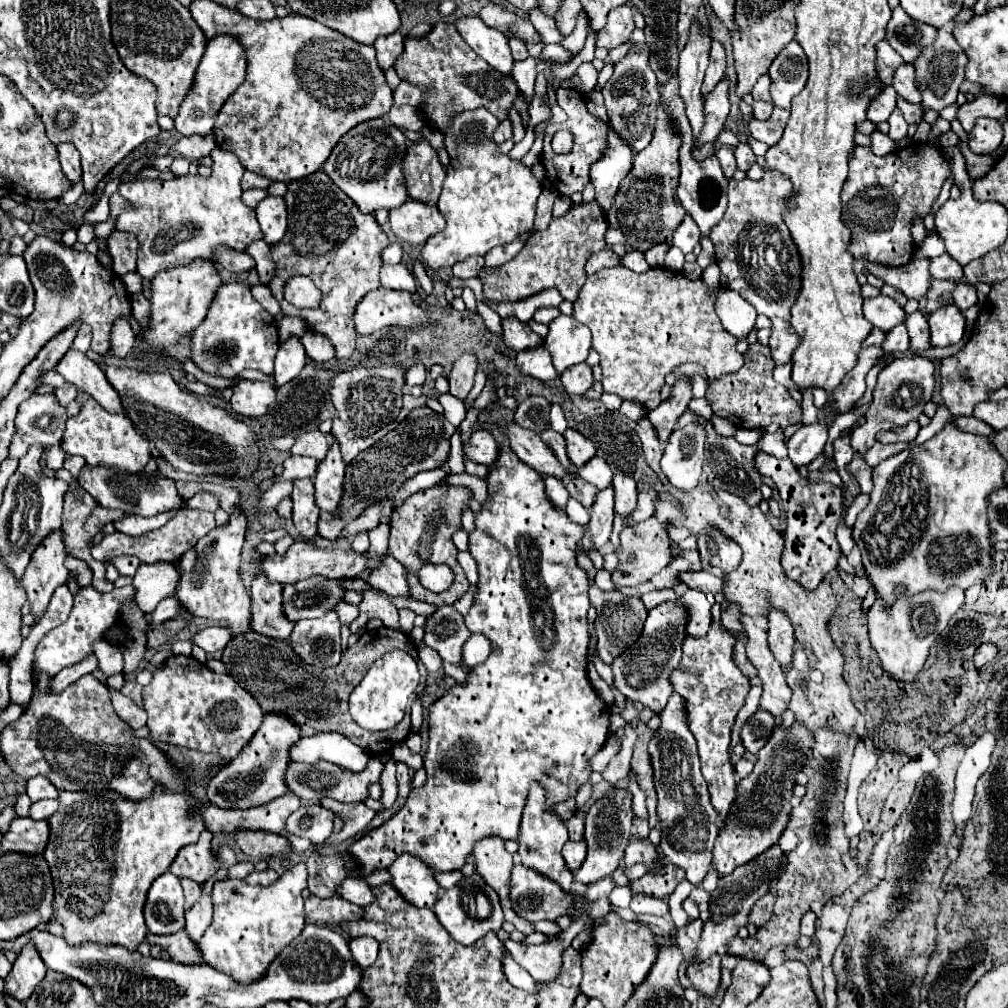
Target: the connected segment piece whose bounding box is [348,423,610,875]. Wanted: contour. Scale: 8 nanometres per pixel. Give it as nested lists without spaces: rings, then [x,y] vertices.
[[[492,423],[488,427],[488,433],[494,437],[496,445],[498,445],[498,459],[492,463],[488,475],[486,475],[486,483],[488,483],[488,499],[482,503],[480,513],[474,515],[474,531],[470,533],[470,541],[468,541],[468,551],[474,557],[476,565],[478,565],[478,589],[474,593],[474,603],[470,607],[470,611],[464,617],[466,627],[472,633],[482,633],[484,637],[490,639],[492,643],[492,651],[490,657],[482,663],[476,665],[468,671],[466,681],[464,683],[454,683],[438,701],[434,701],[428,709],[428,751],[424,755],[424,769],[426,769],[426,783],[418,789],[412,789],[412,793],[408,795],[404,807],[392,815],[392,819],[388,819],[384,825],[366,831],[360,839],[356,839],[348,853],[356,857],[356,861],[360,863],[360,869],[364,875],[372,873],[374,869],[386,869],[390,867],[390,863],[394,863],[394,859],[398,855],[402,855],[404,851],[418,855],[420,859],[424,859],[424,863],[434,869],[434,871],[456,871],[466,863],[466,857],[472,853],[472,847],[476,841],[484,839],[484,837],[492,837],[498,835],[502,839],[518,839],[518,831],[520,831],[520,817],[522,817],[522,809],[526,805],[526,795],[528,795],[528,787],[532,783],[532,779],[536,783],[540,783],[546,791],[546,799],[548,799],[548,807],[572,799],[576,797],[576,791],[580,785],[584,785],[592,773],[588,759],[592,755],[596,755],[602,745],[608,739],[608,723],[610,723],[610,707],[598,697],[598,693],[592,689],[588,675],[586,675],[586,653],[588,653],[588,641],[590,641],[590,627],[588,627],[588,575],[582,567],[578,567],[576,563],[576,553],[574,547],[576,543],[584,537],[584,527],[578,523],[572,523],[566,515],[566,511],[558,509],[544,491],[544,481],[538,475],[538,471],[534,471],[532,467],[528,467],[526,463],[522,463],[510,449],[508,445],[508,435],[504,433],[504,429],[500,429],[496,423]]]

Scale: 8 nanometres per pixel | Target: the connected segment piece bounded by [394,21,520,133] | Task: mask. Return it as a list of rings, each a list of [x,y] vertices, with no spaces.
[[[446,21],[436,23],[434,29],[420,39],[408,37],[404,41],[404,53],[396,59],[394,69],[402,81],[422,87],[424,103],[420,107],[420,115],[430,129],[440,133],[446,131],[452,117],[478,107],[486,107],[498,121],[504,121],[520,95],[512,75],[494,71],[494,67],[466,45],[466,41],[458,35],[456,25]]]

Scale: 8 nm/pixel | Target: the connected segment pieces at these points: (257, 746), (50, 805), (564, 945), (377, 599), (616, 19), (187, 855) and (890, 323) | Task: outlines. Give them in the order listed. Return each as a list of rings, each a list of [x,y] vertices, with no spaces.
[[[264,715],[264,723],[254,739],[242,749],[242,755],[232,759],[218,775],[210,781],[206,797],[210,803],[222,809],[250,809],[264,805],[276,797],[282,797],[286,787],[286,763],[290,763],[290,747],[302,737],[300,727],[286,719],[286,715]]]
[[[42,799],[30,805],[30,819],[48,819],[54,811],[58,809],[58,801],[56,799]]]
[[[578,915],[578,919],[574,919],[572,925],[566,931],[562,931],[558,939],[548,943],[546,947],[544,943],[542,945],[520,945],[516,941],[506,941],[504,945],[512,953],[514,961],[534,977],[534,981],[546,983],[546,981],[556,979],[560,965],[562,965],[562,951],[570,947],[572,939],[580,931],[592,927],[592,923],[594,921],[588,915]]]
[[[366,591],[362,603],[358,605],[358,617],[350,623],[350,631],[356,633],[360,627],[366,625],[370,617],[380,617],[384,627],[394,627],[398,629],[398,609],[390,603],[390,597],[384,591]]]
[[[622,5],[608,15],[606,27],[598,33],[596,37],[596,47],[604,49],[614,49],[630,41],[630,35],[634,31],[634,19],[632,19],[632,7]]]
[[[202,831],[200,839],[192,845],[182,847],[178,859],[170,865],[170,871],[178,877],[188,877],[196,883],[206,883],[218,871],[218,859],[214,859],[212,851],[212,833]]]
[[[878,295],[878,297],[868,297],[864,299],[864,317],[878,329],[882,329],[884,333],[890,331],[892,327],[904,323],[904,309],[890,297],[886,295]]]

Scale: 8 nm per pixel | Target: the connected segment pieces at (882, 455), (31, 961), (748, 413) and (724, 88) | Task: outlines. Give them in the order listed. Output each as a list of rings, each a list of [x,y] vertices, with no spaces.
[[[874,443],[866,455],[864,455],[864,461],[870,465],[870,467],[876,467],[882,459],[888,459],[890,455],[896,455],[900,453],[902,449],[906,449],[908,443],[894,443],[894,445],[882,445],[882,443]]]
[[[30,943],[16,957],[10,975],[4,979],[4,993],[8,993],[18,1001],[26,1001],[44,975],[46,975],[46,965],[34,951],[34,945]]]
[[[754,343],[744,353],[744,365],[740,371],[724,375],[720,379],[710,381],[706,399],[712,405],[712,411],[720,417],[730,419],[740,429],[762,429],[770,423],[780,423],[780,427],[788,427],[800,421],[802,415],[800,403],[796,403],[784,385],[778,385],[772,379],[772,369],[776,367],[774,359],[770,357],[770,349]]]
[[[722,79],[714,91],[706,95],[704,107],[704,127],[700,131],[698,143],[714,143],[718,133],[724,127],[724,121],[730,113],[730,99],[728,99],[728,79]]]

